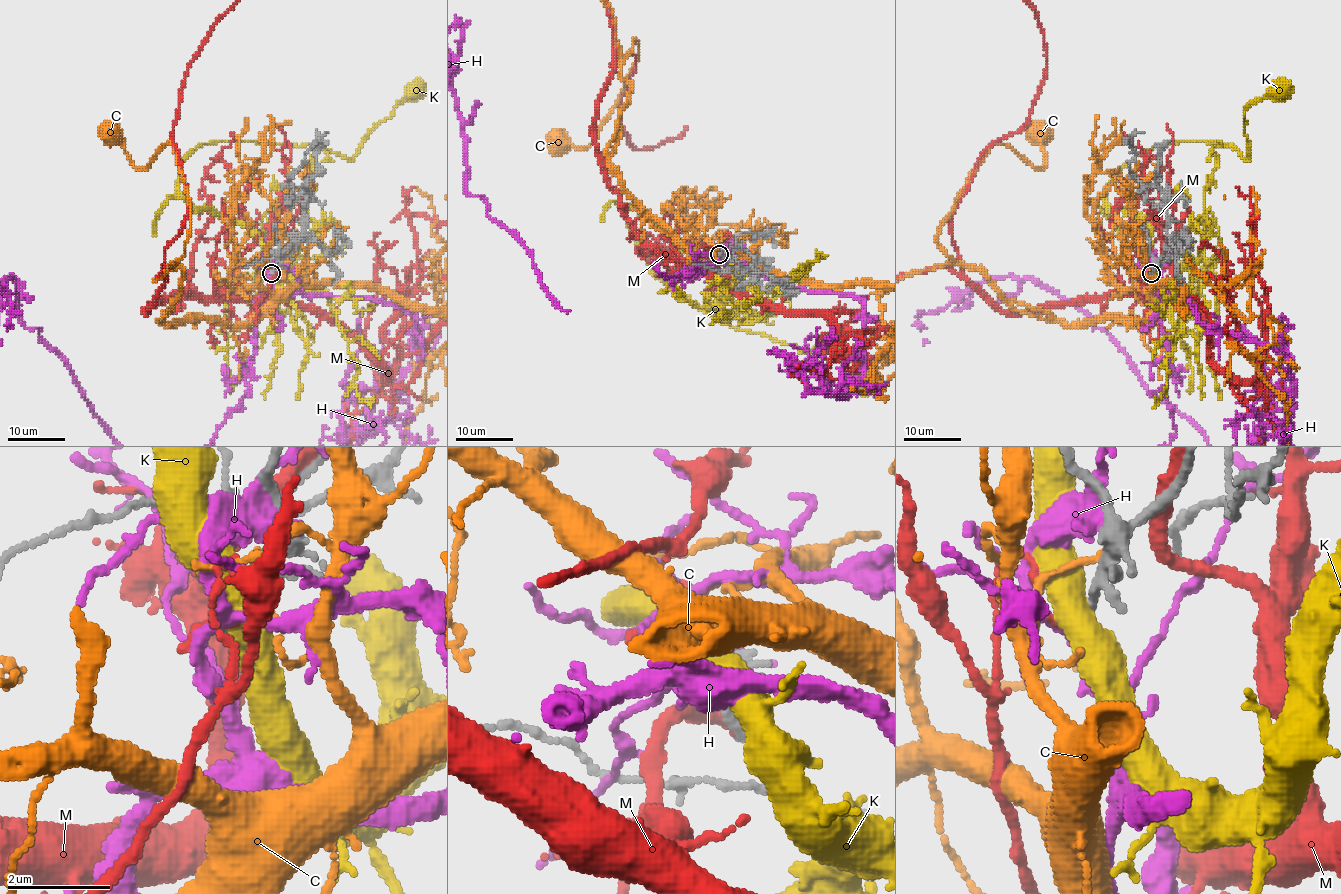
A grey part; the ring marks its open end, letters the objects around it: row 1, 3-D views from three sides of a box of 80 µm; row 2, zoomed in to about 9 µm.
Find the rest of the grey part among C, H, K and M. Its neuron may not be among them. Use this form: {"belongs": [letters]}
{"belongs": []}

